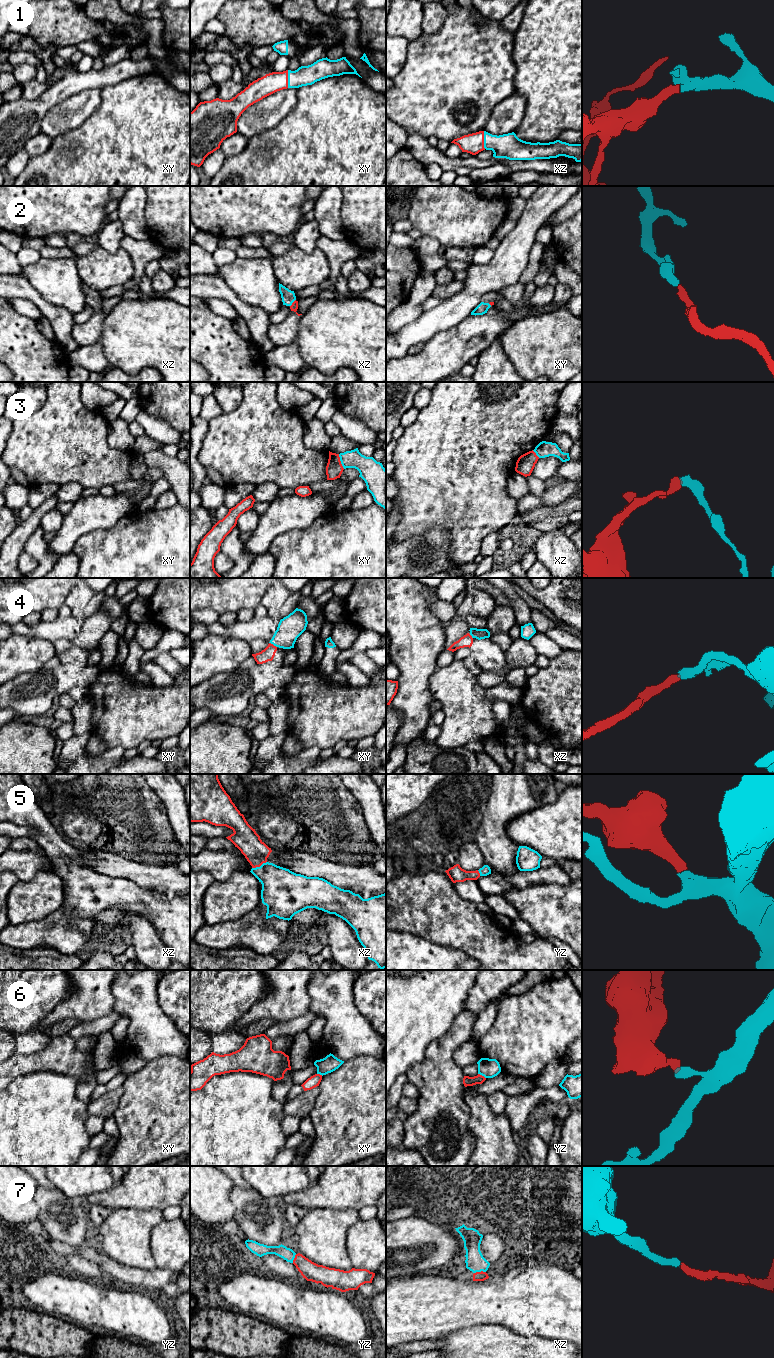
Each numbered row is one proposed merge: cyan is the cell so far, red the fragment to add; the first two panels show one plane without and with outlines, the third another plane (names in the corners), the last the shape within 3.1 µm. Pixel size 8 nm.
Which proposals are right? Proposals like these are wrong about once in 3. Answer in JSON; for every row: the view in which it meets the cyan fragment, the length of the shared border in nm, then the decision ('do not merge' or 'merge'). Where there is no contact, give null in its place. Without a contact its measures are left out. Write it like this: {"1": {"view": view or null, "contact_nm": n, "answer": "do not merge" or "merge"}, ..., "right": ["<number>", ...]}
{"1": {"view": "xy", "contact_nm": 140, "answer": "merge"}, "2": {"view": "xz", "contact_nm": 80, "answer": "merge"}, "3": {"view": "xy", "contact_nm": 130, "answer": "do not merge"}, "4": {"view": "xy", "contact_nm": 80, "answer": "merge"}, "5": {"view": "xz", "contact_nm": 130, "answer": "merge"}, "6": {"view": "yz", "contact_nm": 80, "answer": "do not merge"}, "7": {"view": "xz", "contact_nm": 100, "answer": "merge"}, "right": ["1", "2", "4", "5", "7"]}

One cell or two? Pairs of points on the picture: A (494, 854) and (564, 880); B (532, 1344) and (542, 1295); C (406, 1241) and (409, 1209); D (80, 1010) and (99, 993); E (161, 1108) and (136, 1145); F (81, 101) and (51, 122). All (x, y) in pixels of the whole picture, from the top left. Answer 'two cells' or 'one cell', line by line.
A: two cells
B: two cells
C: two cells
D: one cell
E: one cell
F: one cell

